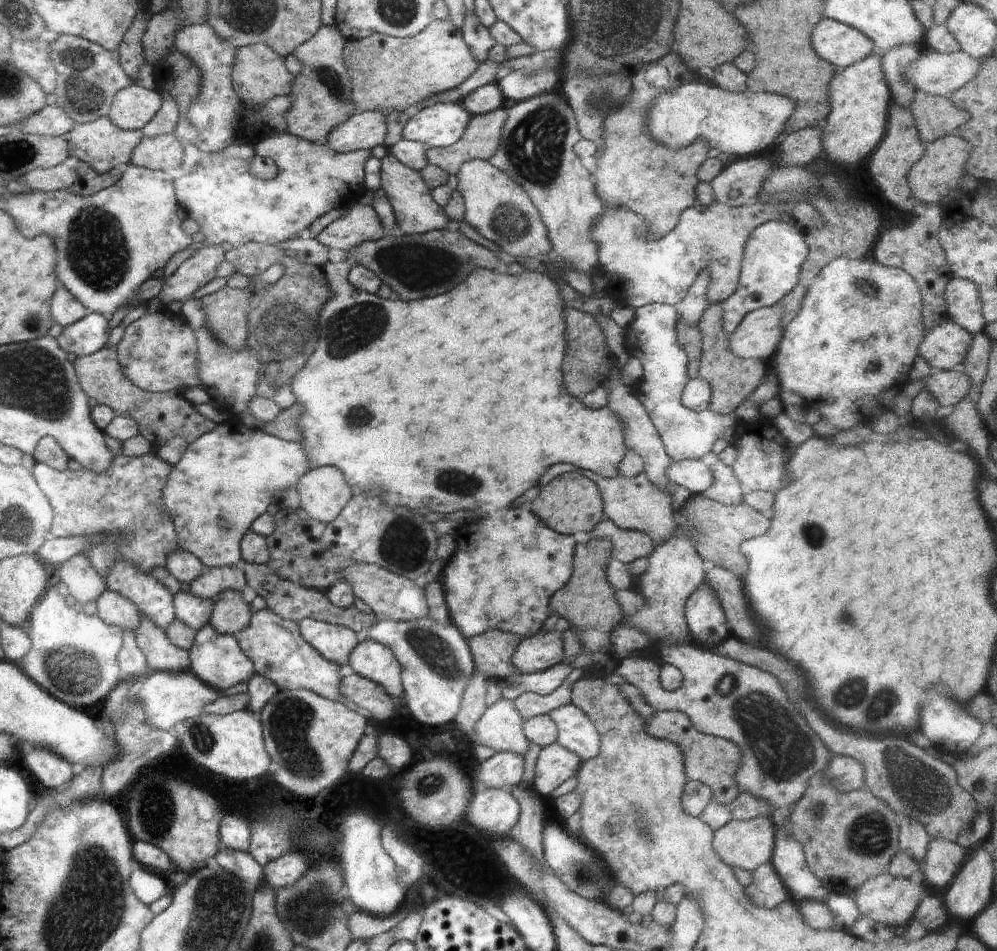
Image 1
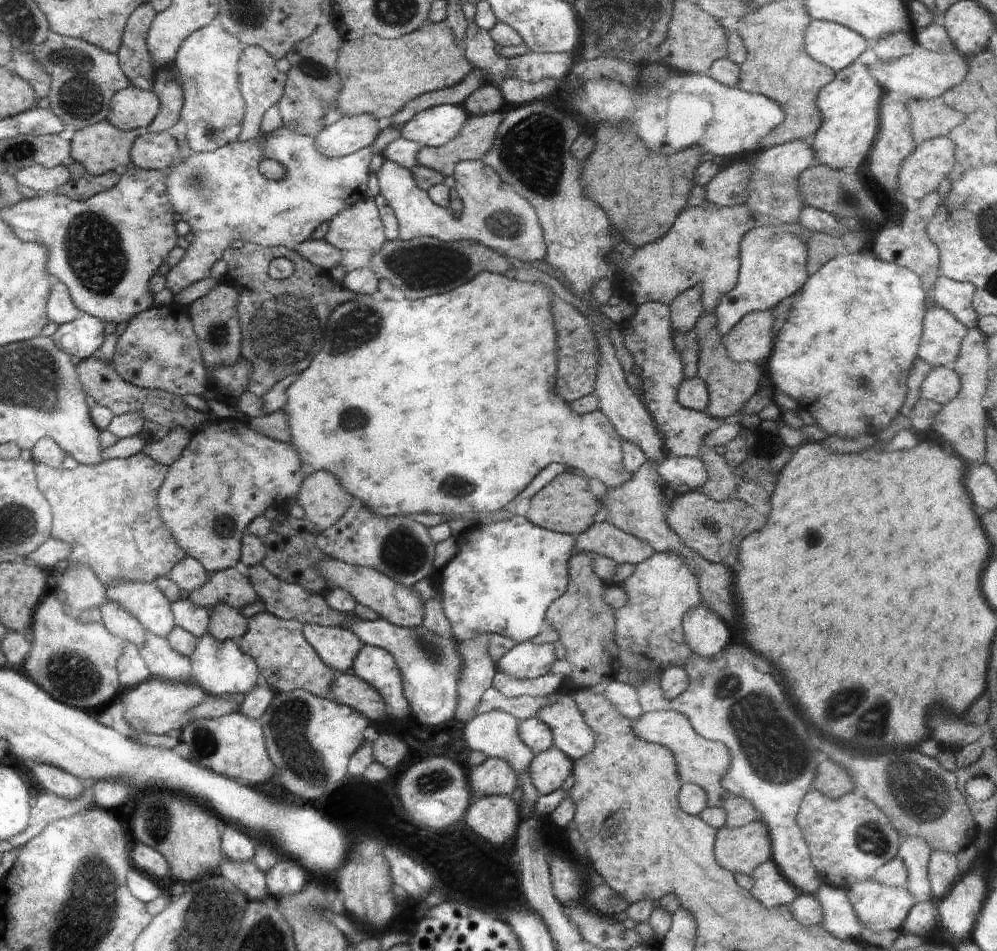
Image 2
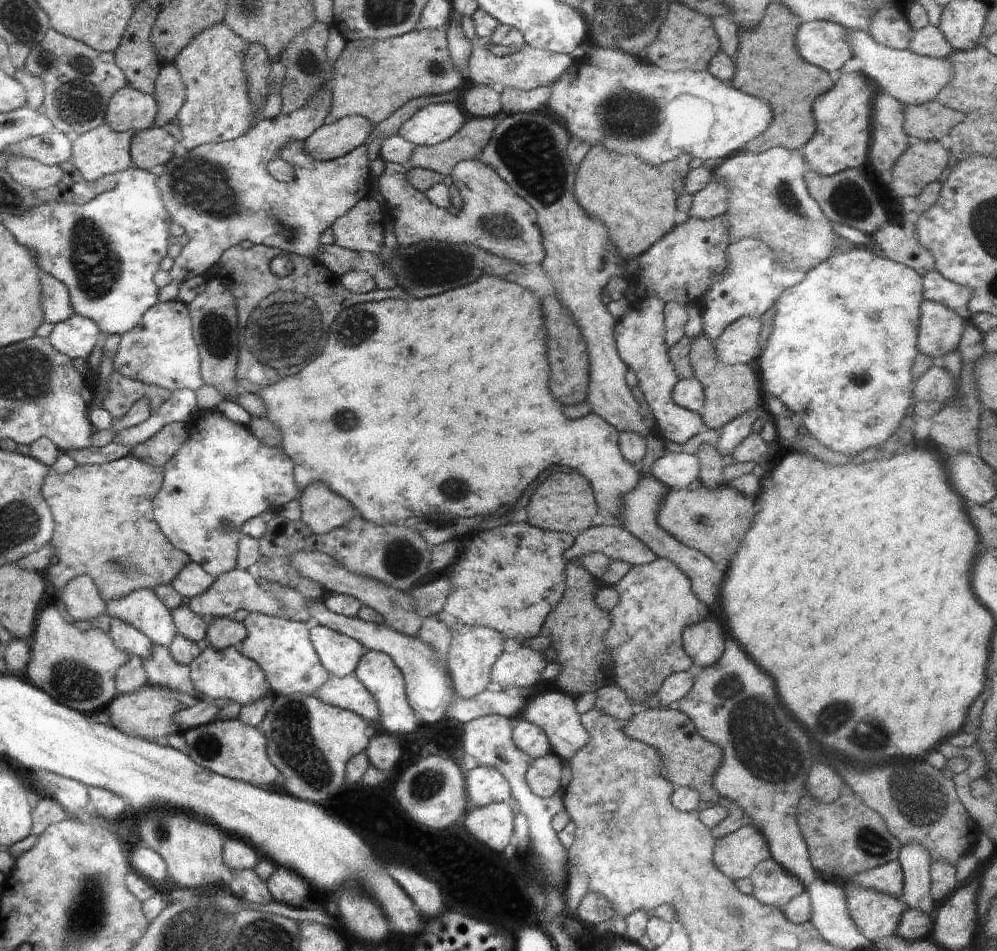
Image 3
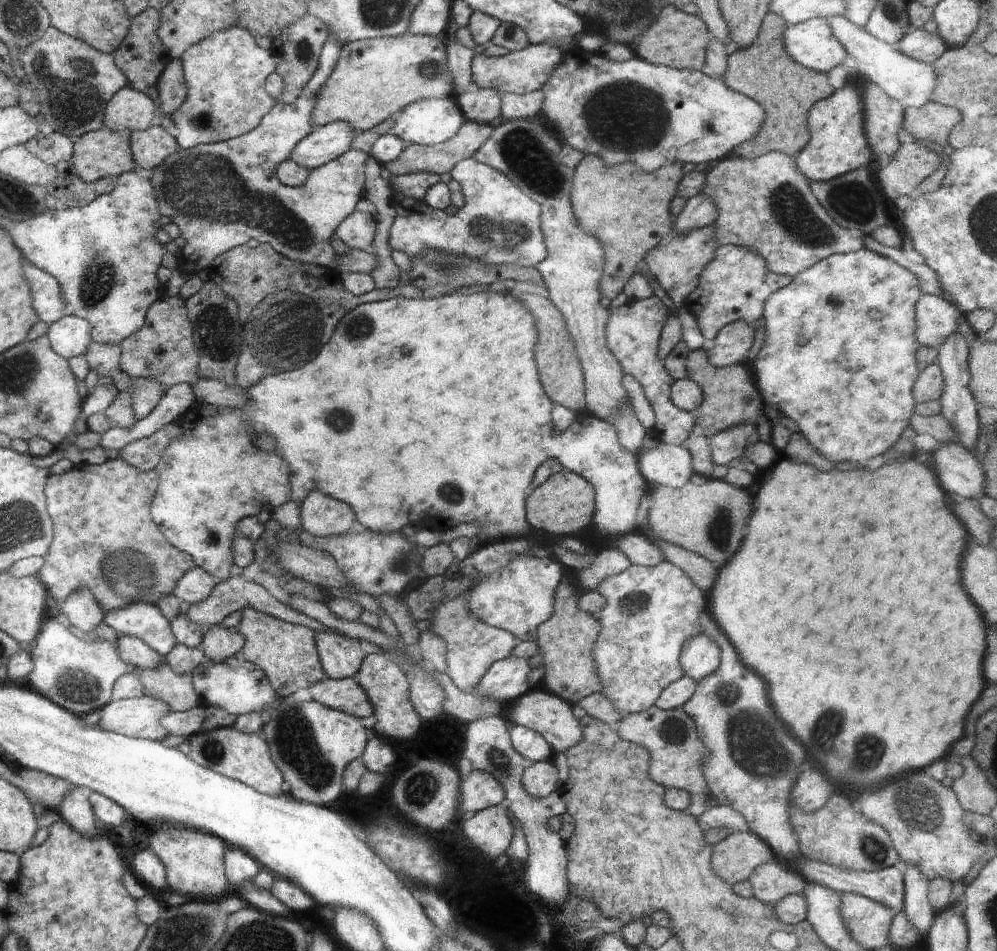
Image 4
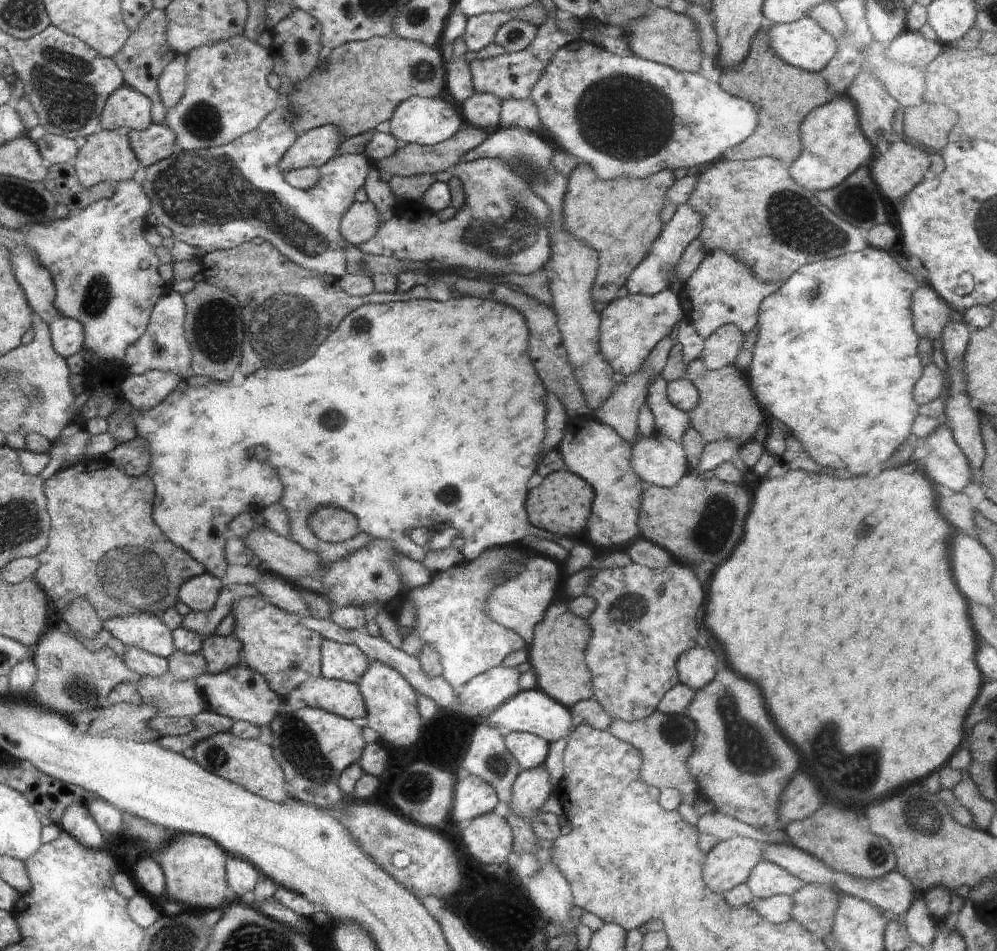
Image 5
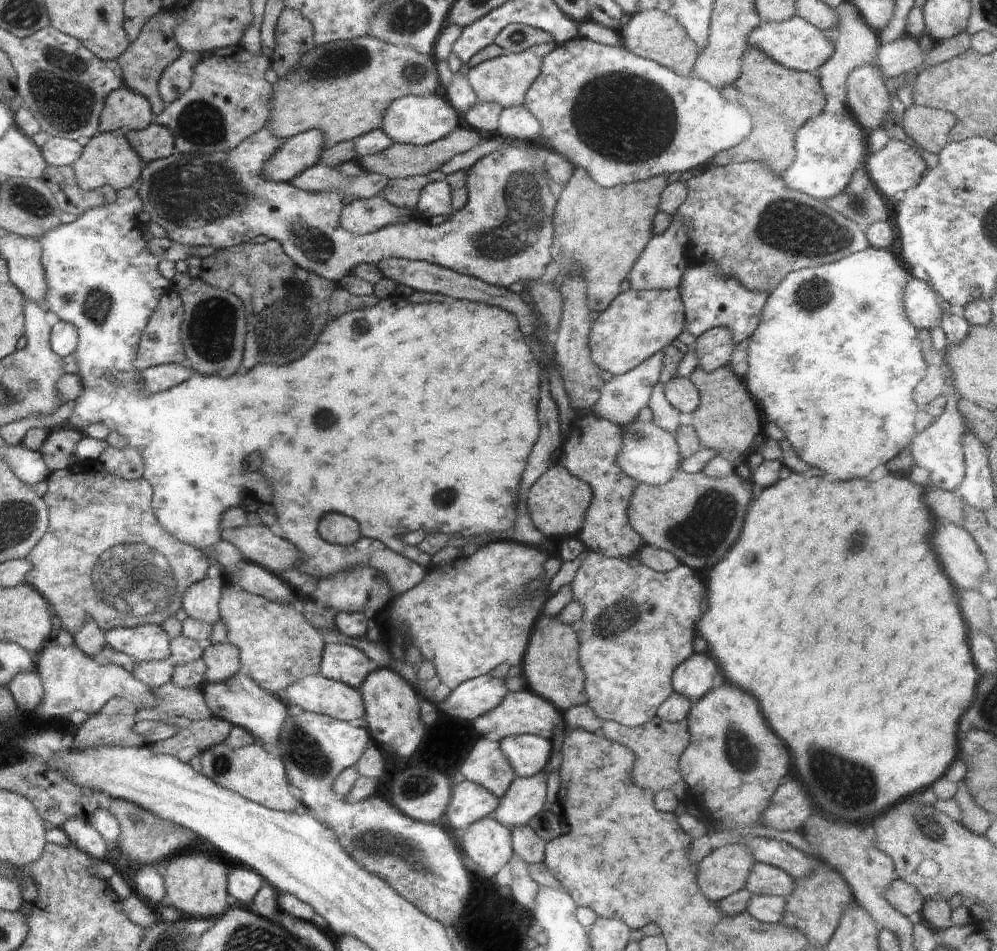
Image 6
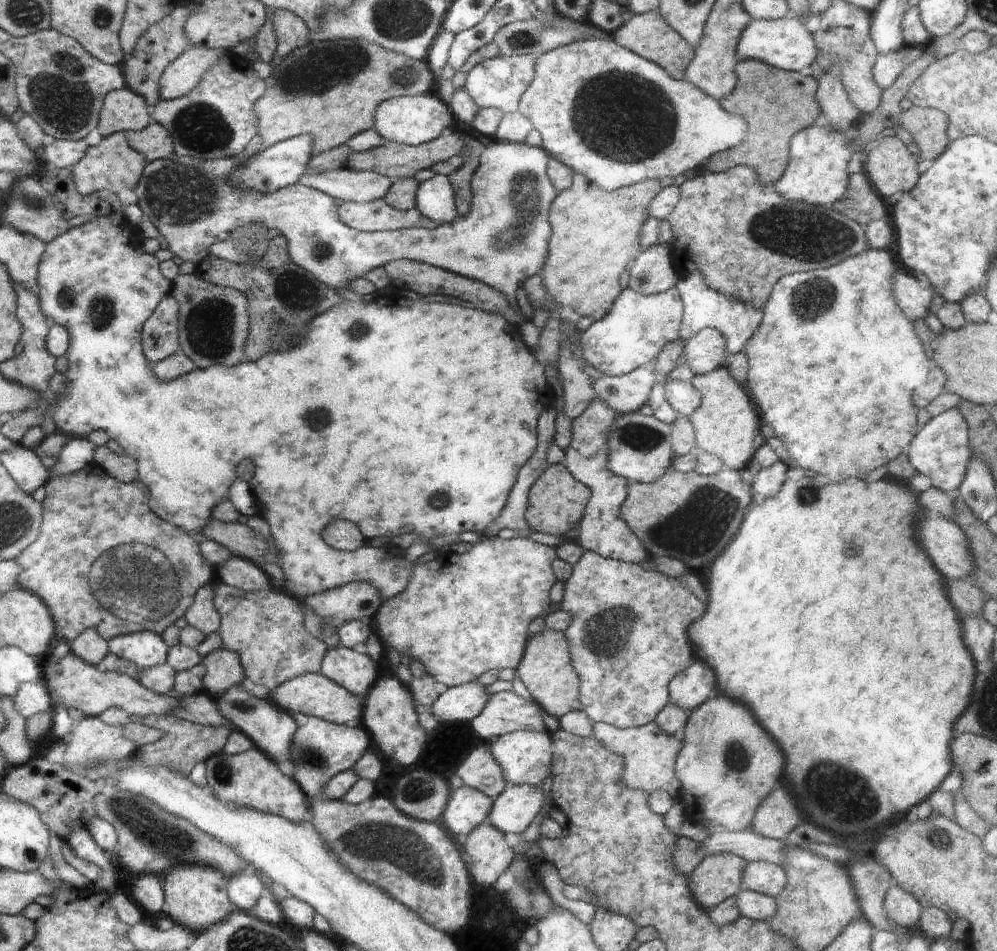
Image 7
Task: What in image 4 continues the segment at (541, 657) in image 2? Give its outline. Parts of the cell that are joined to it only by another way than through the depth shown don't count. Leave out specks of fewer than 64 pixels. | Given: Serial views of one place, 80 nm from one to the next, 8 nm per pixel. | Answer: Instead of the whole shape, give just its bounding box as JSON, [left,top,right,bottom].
[475,655,532,701]

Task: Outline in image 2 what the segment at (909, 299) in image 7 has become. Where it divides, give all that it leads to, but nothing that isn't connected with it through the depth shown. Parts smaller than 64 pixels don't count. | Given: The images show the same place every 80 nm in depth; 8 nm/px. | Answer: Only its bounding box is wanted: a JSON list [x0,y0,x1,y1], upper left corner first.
[918,305,966,368]

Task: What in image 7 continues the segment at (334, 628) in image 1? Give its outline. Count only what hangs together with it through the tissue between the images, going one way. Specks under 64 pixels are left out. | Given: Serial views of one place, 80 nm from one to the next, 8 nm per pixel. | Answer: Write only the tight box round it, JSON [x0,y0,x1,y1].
[321,645,379,699]

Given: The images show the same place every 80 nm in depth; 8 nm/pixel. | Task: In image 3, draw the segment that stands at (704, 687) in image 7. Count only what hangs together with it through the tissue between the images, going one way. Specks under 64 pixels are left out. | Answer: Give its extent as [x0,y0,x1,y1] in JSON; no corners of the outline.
[684,616,724,667]

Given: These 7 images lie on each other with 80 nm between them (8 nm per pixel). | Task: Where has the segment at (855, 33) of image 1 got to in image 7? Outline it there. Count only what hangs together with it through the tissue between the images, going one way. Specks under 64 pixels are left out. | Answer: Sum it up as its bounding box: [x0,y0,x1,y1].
[737,14,819,73]

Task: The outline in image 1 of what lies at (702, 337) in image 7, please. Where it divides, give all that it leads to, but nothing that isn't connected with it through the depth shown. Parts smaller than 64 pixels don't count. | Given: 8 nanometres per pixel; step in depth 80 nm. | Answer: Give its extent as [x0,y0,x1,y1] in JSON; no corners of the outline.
[730,304,785,360]

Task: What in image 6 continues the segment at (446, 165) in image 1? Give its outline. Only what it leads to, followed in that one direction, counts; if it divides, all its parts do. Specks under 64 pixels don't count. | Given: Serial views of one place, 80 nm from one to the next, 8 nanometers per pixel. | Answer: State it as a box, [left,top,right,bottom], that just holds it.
[357,128,482,179]

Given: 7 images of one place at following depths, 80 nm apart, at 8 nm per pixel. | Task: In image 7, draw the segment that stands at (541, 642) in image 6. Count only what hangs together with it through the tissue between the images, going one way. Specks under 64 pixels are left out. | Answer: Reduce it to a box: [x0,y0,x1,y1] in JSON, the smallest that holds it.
[516,627,583,720]

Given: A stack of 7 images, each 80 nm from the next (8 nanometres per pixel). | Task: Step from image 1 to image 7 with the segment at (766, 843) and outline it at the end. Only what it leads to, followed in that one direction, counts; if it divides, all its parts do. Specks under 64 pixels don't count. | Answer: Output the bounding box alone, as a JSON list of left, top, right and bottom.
[690,854,747,911]

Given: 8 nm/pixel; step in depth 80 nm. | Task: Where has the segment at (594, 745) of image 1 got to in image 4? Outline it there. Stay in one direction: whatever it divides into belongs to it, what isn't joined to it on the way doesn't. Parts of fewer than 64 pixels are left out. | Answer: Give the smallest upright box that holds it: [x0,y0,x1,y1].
[505,690,583,754]

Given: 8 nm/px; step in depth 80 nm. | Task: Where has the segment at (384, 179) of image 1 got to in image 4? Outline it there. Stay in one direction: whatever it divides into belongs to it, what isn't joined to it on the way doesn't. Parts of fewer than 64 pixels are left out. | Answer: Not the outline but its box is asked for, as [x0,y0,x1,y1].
[389,157,547,267]

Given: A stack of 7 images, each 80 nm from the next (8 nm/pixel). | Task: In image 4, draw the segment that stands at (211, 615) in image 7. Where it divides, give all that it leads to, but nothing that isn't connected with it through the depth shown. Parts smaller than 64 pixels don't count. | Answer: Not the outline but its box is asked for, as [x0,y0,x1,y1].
[173,567,217,603]

